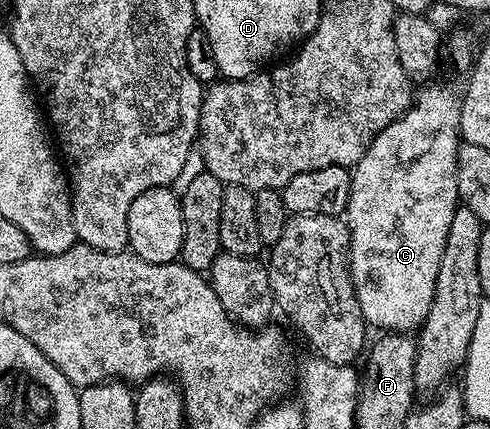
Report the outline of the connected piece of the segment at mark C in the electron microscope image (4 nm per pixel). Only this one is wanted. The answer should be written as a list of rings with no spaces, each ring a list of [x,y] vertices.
[[[439,80],[432,81],[423,91],[416,93],[411,109],[407,110],[389,128],[385,128],[375,137],[373,144],[361,156],[361,160],[351,170],[351,191],[349,192],[349,204],[345,211],[345,221],[351,233],[351,279],[357,296],[357,304],[361,304],[363,319],[368,327],[379,332],[415,332],[422,327],[423,321],[429,316],[429,308],[433,308],[433,296],[437,288],[437,272],[441,268],[441,255],[445,252],[445,236],[449,236],[449,223],[453,220],[453,212],[461,204],[459,189],[457,188],[457,160],[459,159],[459,147],[461,135],[461,108],[463,99],[460,91],[451,86],[442,86]]]

